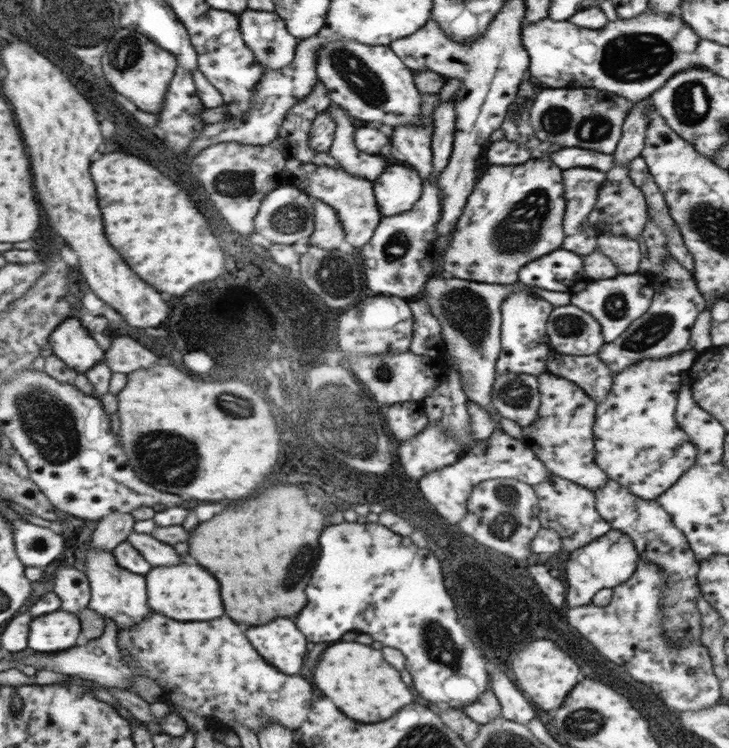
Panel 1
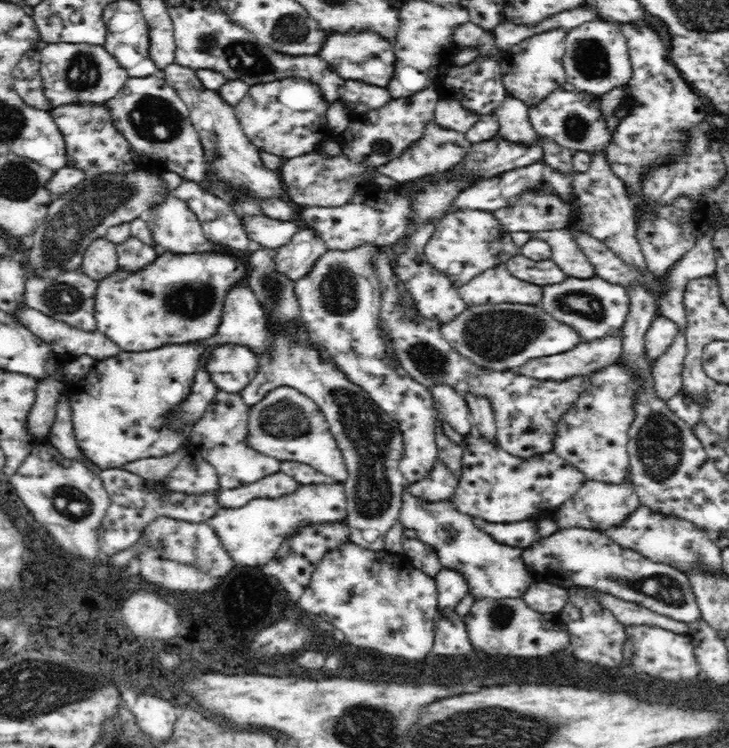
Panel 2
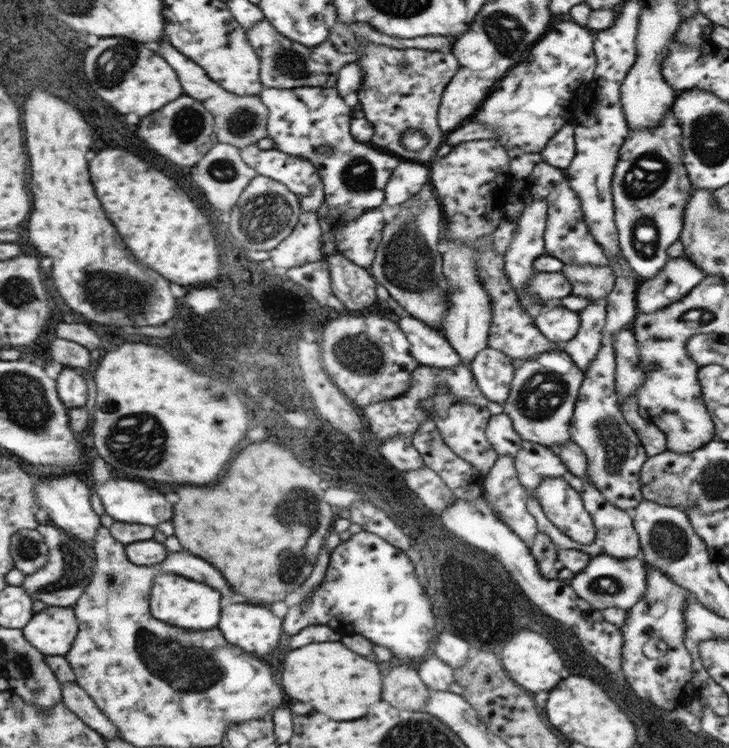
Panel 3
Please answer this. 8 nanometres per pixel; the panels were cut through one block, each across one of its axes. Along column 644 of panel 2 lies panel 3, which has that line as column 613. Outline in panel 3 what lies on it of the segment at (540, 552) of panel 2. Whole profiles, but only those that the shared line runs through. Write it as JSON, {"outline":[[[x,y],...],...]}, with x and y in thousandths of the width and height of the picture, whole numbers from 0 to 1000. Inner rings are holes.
{"outline":[[[816,743],[808,749],[800,765],[786,770],[783,781],[786,786],[791,786],[791,797],[805,802],[816,816],[830,818],[833,813],[855,813],[860,818],[882,802],[888,789],[885,770],[888,770],[888,759],[877,743],[863,749],[841,749],[838,743]]]}

